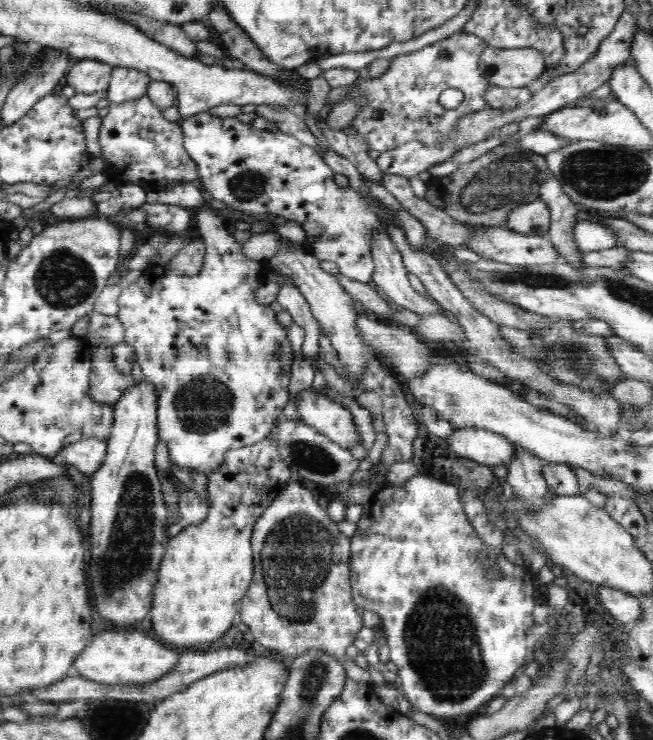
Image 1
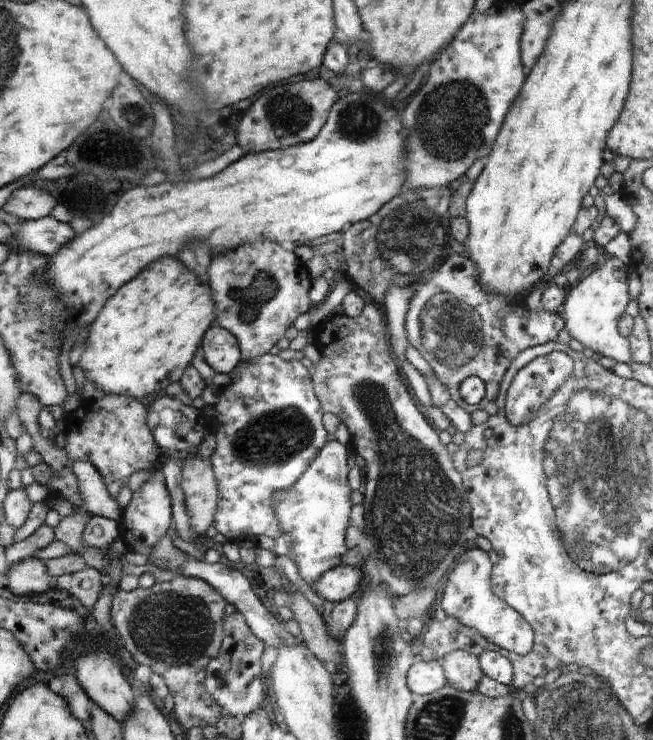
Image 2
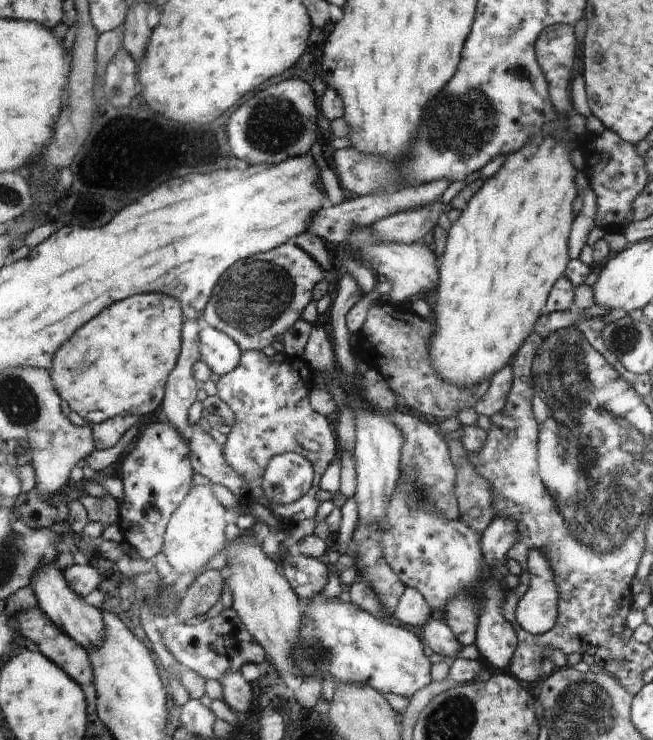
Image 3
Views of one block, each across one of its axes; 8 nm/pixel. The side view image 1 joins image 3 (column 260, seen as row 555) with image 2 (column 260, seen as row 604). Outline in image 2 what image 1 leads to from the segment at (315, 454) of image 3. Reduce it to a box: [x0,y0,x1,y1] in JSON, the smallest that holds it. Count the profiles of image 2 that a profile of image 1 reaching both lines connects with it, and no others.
[209,354,328,544]

